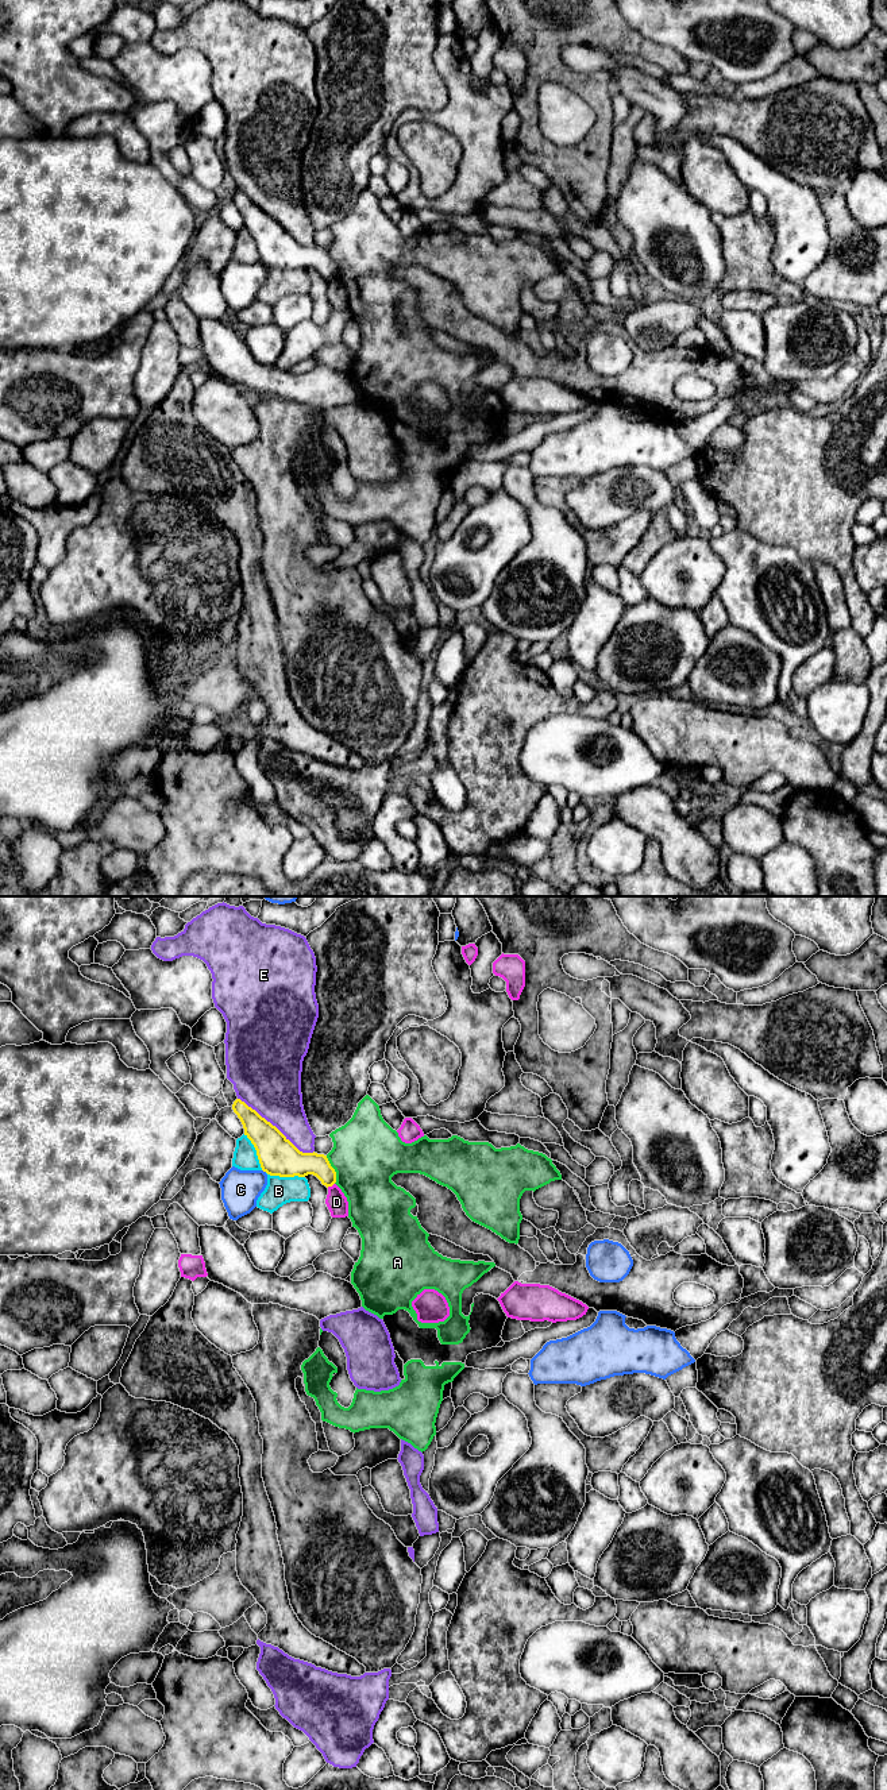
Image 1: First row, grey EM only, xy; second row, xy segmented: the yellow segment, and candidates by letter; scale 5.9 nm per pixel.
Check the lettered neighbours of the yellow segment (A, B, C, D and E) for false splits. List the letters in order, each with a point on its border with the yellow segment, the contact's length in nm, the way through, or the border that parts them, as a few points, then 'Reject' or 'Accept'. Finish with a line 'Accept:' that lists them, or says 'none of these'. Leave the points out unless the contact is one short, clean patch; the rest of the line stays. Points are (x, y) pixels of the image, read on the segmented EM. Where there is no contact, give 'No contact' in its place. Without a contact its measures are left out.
A: Touches yellow at xy (334, 1169). Shared border 180 nm. Reject
B: Touches yellow at xy (285, 1176). Shared border 240 nm. Reject
C: Touches yellow at xy (265, 1171). Shared border 40 nm. Reject
D: Touches yellow at xy (330, 1185). Shared border 50 nm. Boundary: xy (334, 1183), (327, 1187). Reject
E: Touches yellow at xy (274, 1126). Shared border 550 nm. Reject
Accept: none of these

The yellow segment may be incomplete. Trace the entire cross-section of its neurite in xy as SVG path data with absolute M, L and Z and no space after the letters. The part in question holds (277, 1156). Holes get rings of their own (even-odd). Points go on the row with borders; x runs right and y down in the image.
M240 1099L234 1102L232 1110L243 1124L244 1135L254 1145L263 1172L279 1177L313 1174L327 1188L336 1183L336 1172L327 1156L300 1151L275 1126Z

